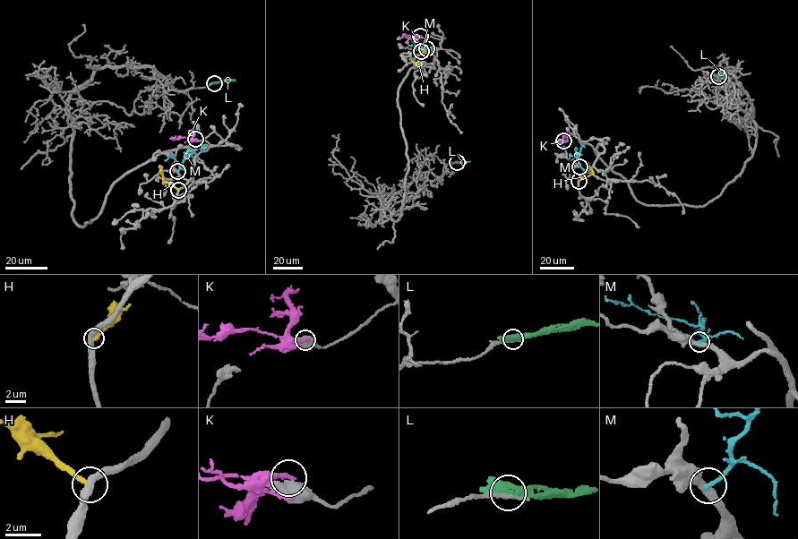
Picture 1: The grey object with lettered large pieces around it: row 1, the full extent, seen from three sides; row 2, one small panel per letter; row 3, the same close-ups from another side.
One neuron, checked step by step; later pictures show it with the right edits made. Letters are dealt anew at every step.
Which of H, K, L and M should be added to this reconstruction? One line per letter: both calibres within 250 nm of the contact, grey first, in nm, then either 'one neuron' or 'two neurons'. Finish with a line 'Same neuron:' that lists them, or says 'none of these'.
H: 420 nm thick on the grey side, 280 nm on the other; two neurons
K: 550 nm thick on the grey side, 280 nm on the other; two neurons
L: 280 nm thick on the grey side, 440 nm on the other; two neurons
M: 400 nm thick on the grey side, 200 nm on the other; two neurons
Same neuron: none of these

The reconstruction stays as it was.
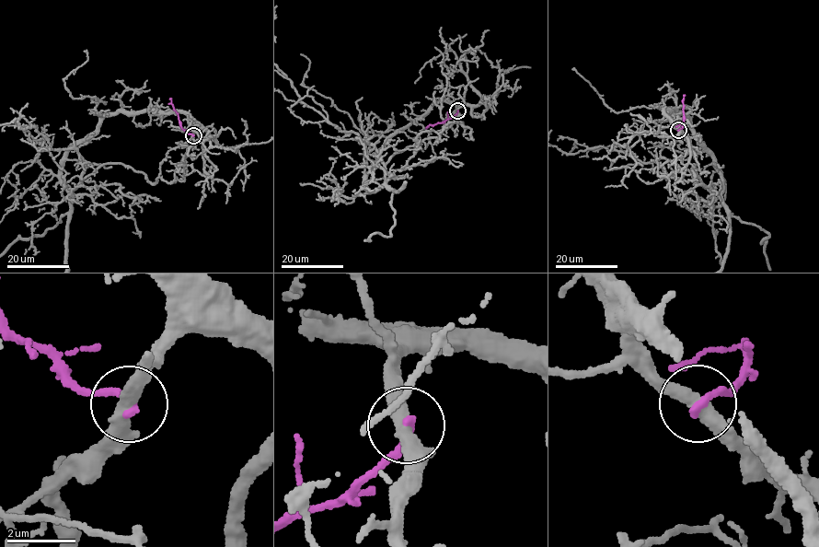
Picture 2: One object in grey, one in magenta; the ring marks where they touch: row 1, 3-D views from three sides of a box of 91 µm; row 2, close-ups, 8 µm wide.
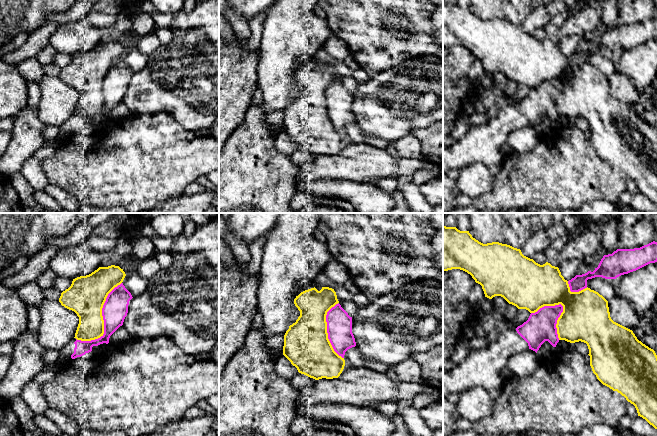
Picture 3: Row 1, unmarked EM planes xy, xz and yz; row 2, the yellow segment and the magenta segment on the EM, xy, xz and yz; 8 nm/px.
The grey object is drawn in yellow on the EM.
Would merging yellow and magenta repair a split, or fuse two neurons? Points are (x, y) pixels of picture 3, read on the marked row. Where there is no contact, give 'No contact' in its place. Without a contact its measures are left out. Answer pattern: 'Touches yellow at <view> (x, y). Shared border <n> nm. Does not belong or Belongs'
Touches yellow at xy (103, 320). Shared border 600 nm. Does not belong

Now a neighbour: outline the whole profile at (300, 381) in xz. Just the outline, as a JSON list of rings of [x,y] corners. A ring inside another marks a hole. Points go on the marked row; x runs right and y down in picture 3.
[[[297,373],[291,380],[290,384],[296,392],[301,392],[307,386],[312,385],[316,380],[304,374]]]

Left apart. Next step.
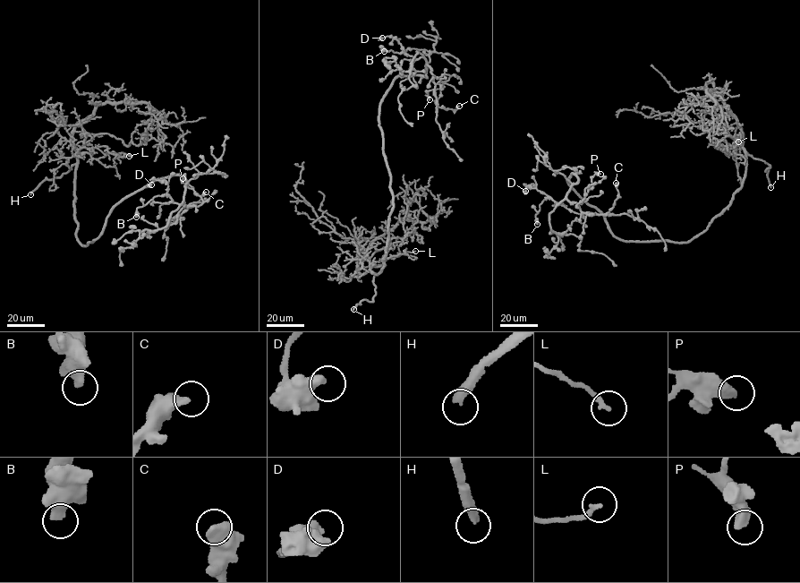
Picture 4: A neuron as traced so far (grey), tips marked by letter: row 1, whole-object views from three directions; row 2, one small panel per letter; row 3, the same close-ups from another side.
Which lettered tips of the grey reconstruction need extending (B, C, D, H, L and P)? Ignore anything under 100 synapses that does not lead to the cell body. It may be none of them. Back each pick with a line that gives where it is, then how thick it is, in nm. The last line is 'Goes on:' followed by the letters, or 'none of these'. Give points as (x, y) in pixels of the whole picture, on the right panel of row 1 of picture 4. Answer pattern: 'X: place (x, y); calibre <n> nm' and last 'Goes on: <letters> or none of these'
H: place (770, 187); calibre 360 nm
Goes on: H

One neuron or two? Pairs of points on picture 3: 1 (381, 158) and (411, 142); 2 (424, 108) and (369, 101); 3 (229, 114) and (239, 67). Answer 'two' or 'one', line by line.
1: two
2: one
3: one

